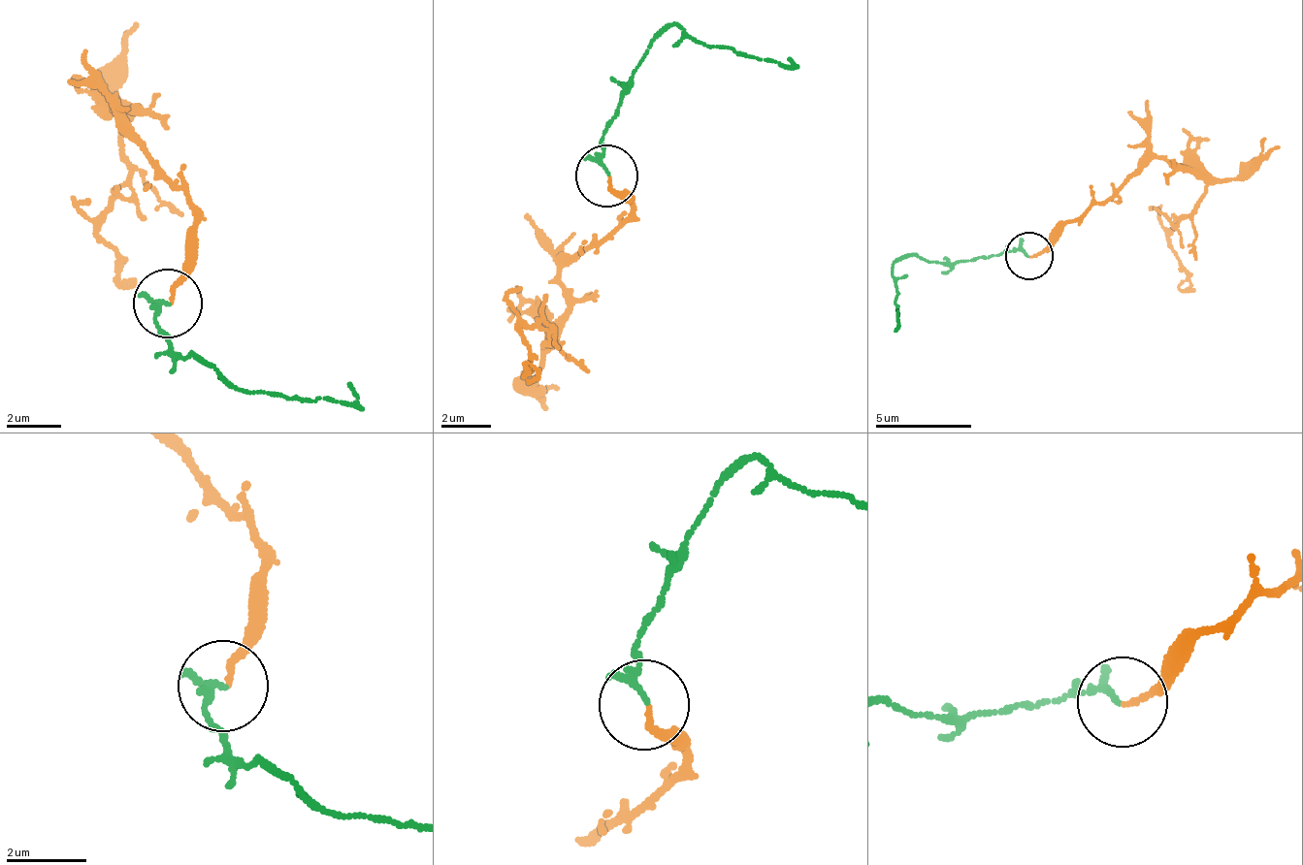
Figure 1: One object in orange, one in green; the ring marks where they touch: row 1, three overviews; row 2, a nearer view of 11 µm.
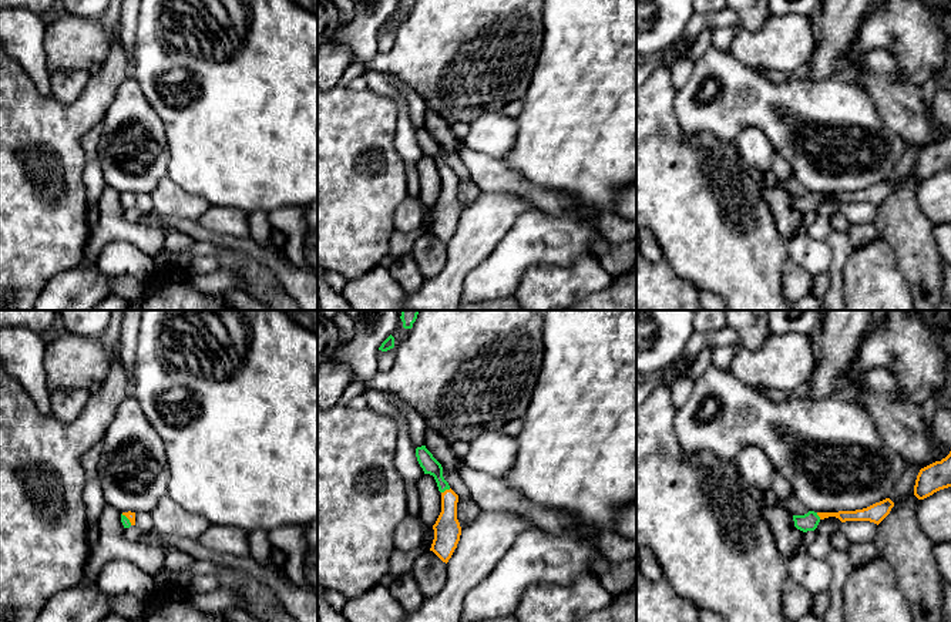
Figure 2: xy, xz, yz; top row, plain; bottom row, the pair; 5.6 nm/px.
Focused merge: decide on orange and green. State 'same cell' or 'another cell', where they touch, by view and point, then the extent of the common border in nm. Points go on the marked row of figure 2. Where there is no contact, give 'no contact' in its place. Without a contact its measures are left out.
same cell | xz (446, 490) | 60 nm

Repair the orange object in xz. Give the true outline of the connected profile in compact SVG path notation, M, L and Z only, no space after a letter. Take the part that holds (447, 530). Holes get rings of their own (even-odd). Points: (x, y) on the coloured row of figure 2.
M426 446L416 448L416 457L424 474L434 477L438 491L441 492L441 512L433 525L434 539L430 551L447 564L457 548L461 535L461 527L457 520L458 495L444 480L441 464L433 457Z

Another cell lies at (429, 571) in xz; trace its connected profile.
M427 549L413 564L411 576L426 598L441 592L447 582L447 564Z

